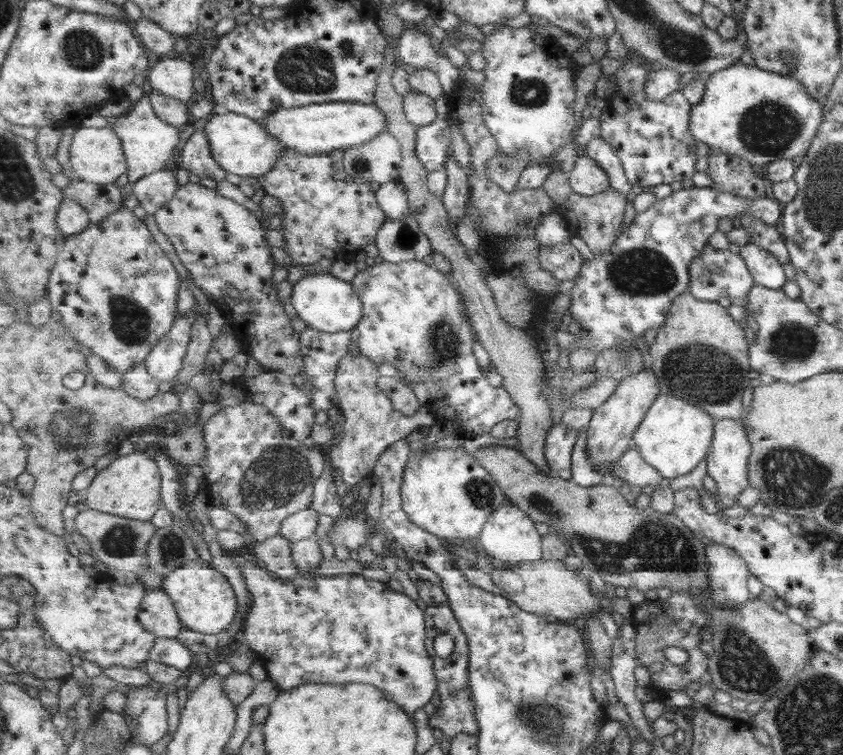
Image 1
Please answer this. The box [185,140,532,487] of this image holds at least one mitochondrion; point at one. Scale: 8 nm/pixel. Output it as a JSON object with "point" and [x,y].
{"point":[445,344]}

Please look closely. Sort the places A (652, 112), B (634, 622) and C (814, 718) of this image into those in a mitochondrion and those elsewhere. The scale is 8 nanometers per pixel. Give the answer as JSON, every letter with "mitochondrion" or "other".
{"A":"other","B":"other","C":"mitochondrion"}

